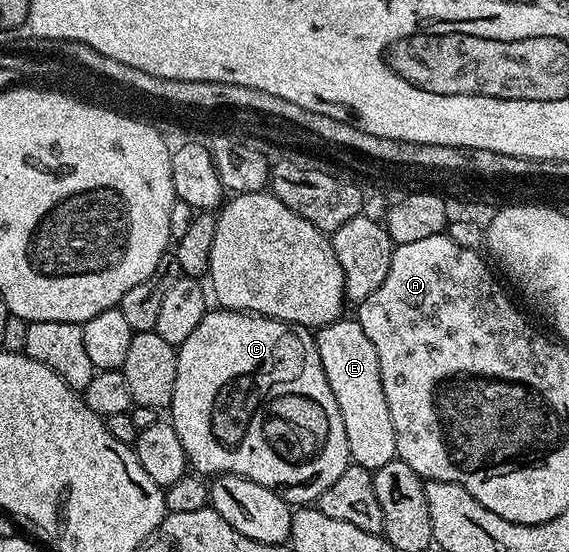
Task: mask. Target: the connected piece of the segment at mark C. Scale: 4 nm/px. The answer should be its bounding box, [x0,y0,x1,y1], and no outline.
[170,308,350,507]

